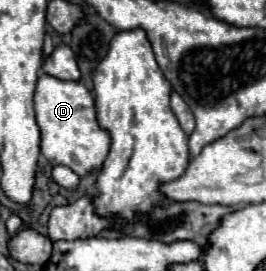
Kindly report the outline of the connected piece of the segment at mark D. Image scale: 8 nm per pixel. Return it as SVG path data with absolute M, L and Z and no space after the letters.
M40 76L34 94L36 120L40 126L40 152L46 156L50 166L68 166L80 178L86 172L98 170L110 152L110 134L98 124L94 98L80 82L54 80L52 76Z

